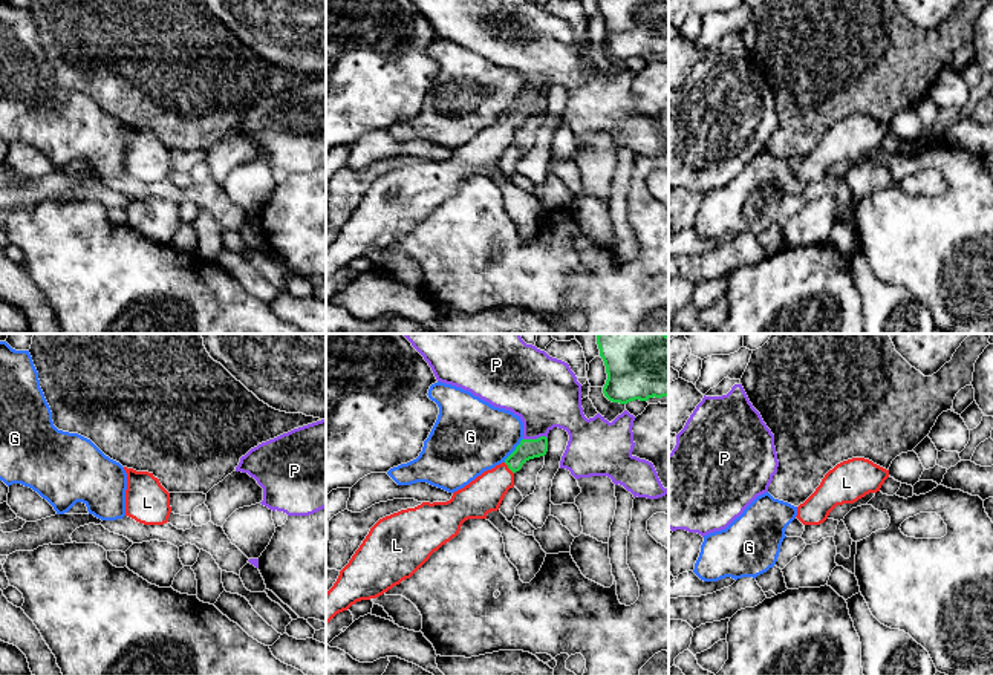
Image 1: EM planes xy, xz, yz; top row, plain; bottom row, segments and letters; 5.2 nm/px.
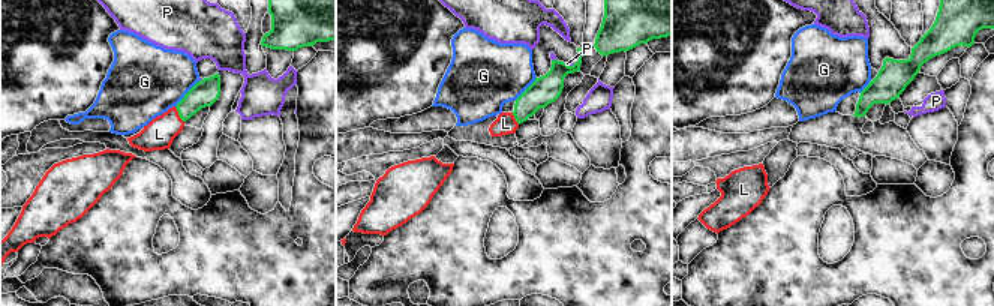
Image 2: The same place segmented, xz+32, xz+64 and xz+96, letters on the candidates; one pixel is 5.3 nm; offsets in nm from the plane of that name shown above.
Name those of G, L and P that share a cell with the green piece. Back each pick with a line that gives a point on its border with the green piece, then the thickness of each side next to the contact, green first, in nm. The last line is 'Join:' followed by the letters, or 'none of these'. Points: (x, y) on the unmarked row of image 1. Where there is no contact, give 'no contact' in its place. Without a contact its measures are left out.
L: xz (508, 124) | 110/190 nm
Join: L

